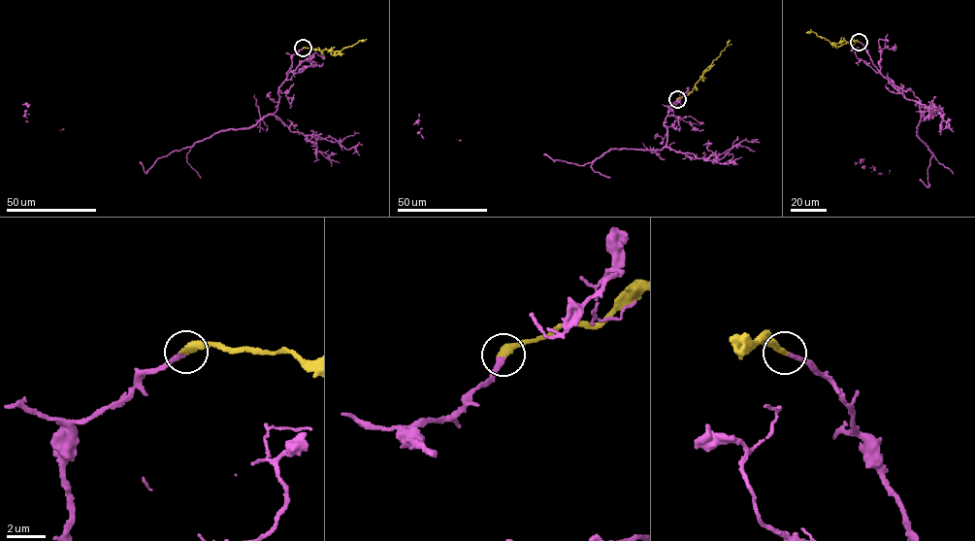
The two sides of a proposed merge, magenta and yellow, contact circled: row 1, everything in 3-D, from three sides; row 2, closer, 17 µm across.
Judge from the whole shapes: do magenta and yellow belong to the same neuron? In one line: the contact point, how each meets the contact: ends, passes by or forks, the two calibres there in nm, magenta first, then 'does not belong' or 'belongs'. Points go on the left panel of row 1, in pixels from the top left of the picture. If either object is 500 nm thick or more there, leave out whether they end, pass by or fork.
(303, 48) | magenta ends | yellow ends | 240/380 nm | belongs

